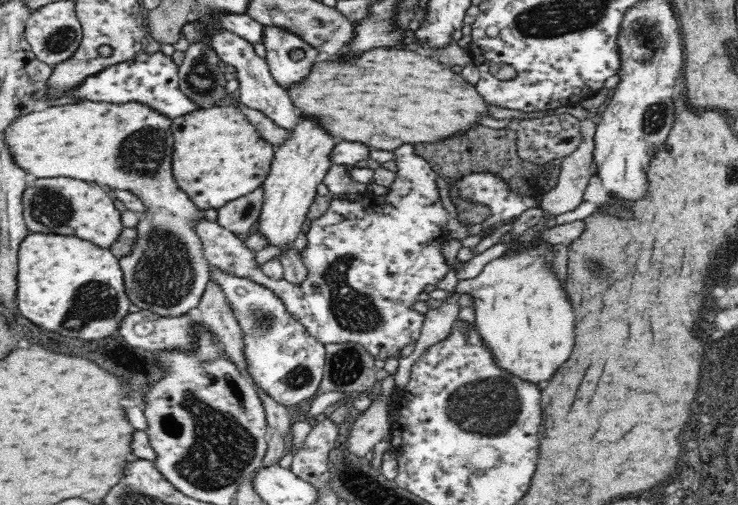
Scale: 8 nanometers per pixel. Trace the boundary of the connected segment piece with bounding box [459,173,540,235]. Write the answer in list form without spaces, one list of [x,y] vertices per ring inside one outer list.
[[[488,173],[465,176],[459,184],[459,190],[464,196],[491,206],[491,216],[478,226],[470,226],[470,235],[507,219],[519,218],[529,208],[538,207],[540,200],[538,197],[522,199],[510,193],[502,179]]]

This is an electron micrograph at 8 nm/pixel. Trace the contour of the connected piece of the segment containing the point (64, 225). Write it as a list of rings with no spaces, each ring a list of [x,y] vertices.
[[[77,178],[37,179],[23,196],[24,218],[30,233],[78,237],[103,249],[111,249],[126,228],[116,200],[99,184],[80,182]]]

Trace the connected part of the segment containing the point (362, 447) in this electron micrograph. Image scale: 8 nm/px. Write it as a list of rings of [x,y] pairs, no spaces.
[[[395,374],[384,378],[378,397],[353,423],[349,436],[350,449],[354,453],[366,455],[376,444],[390,438],[392,424],[388,421],[387,405],[394,388]]]

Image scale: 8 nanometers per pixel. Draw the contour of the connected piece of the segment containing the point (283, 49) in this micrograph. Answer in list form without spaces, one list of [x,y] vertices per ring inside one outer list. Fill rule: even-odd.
[[[266,27],[264,33],[265,49],[267,50],[267,55],[265,56],[266,64],[268,65],[268,70],[272,75],[273,80],[287,93],[298,86],[302,86],[310,73],[313,72],[313,68],[316,63],[318,63],[318,51],[312,48],[306,41],[300,39],[294,33],[285,31],[280,27]],[[300,48],[305,51],[305,57],[299,61],[294,61],[290,58],[290,51]]]

